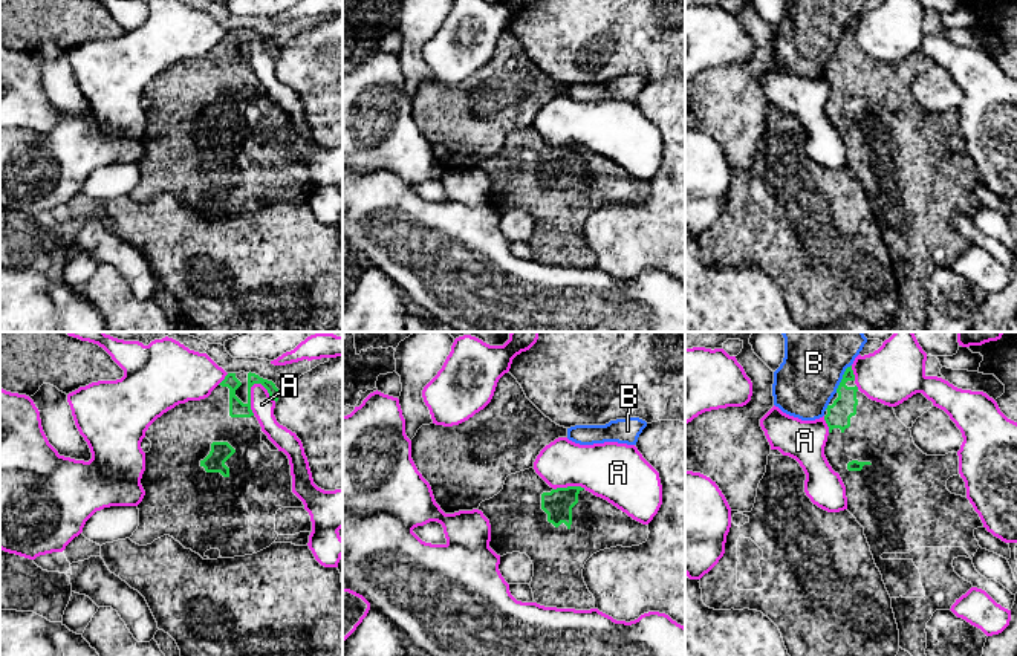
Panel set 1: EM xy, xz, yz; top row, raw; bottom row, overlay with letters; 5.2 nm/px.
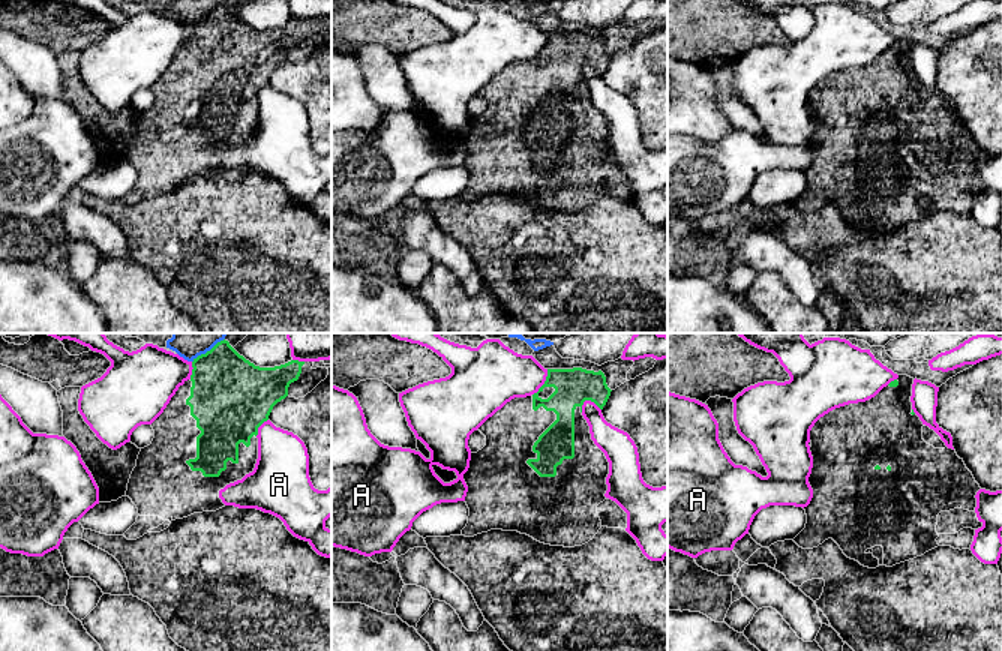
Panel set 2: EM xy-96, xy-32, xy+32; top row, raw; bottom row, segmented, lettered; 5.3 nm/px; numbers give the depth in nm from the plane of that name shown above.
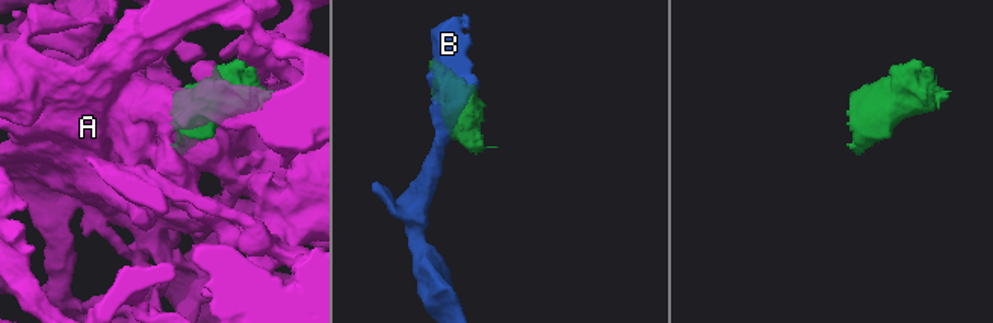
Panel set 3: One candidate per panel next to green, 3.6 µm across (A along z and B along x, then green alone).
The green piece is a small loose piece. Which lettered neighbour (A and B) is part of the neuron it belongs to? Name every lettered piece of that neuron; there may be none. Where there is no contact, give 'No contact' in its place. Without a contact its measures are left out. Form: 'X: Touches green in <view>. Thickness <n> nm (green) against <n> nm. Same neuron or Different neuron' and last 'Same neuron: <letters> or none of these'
A: Touches green in xy. Thickness 90 nm (green) against 120 nm. Different neuron
B: Touches green in yz. Thickness 130 nm (green) against 320 nm. Different neuron
Same neuron: none of these

